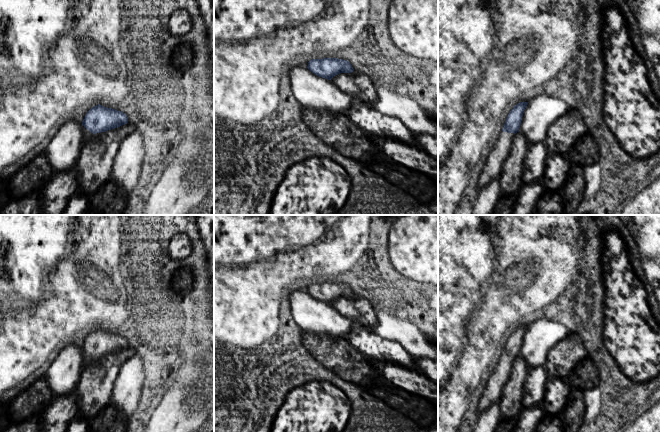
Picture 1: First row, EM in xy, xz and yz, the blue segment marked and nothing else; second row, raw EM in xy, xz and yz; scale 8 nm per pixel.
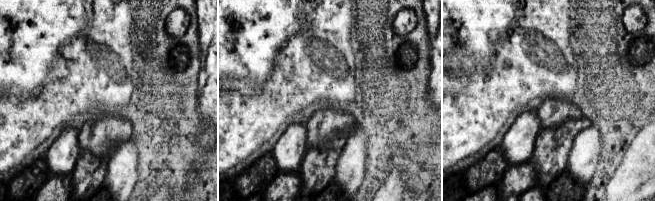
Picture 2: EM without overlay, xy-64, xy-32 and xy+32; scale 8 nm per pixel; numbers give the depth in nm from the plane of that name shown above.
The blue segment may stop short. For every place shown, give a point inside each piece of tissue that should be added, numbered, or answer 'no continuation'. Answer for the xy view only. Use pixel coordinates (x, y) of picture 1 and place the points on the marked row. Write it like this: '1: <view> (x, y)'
1: xy (88, 135)

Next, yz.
1: yz (491, 170)

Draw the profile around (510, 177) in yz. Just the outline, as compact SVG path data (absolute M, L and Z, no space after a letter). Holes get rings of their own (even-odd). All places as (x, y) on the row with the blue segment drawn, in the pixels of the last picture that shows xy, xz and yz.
M517 132L512 141L512 146L500 171L500 195L506 196L518 193L523 186L522 175L524 160L530 144L525 135Z

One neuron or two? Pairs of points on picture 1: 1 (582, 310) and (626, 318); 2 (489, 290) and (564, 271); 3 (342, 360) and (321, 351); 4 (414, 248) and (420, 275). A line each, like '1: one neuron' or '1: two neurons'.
1: two neurons
2: one neuron
3: one neuron
4: one neuron

